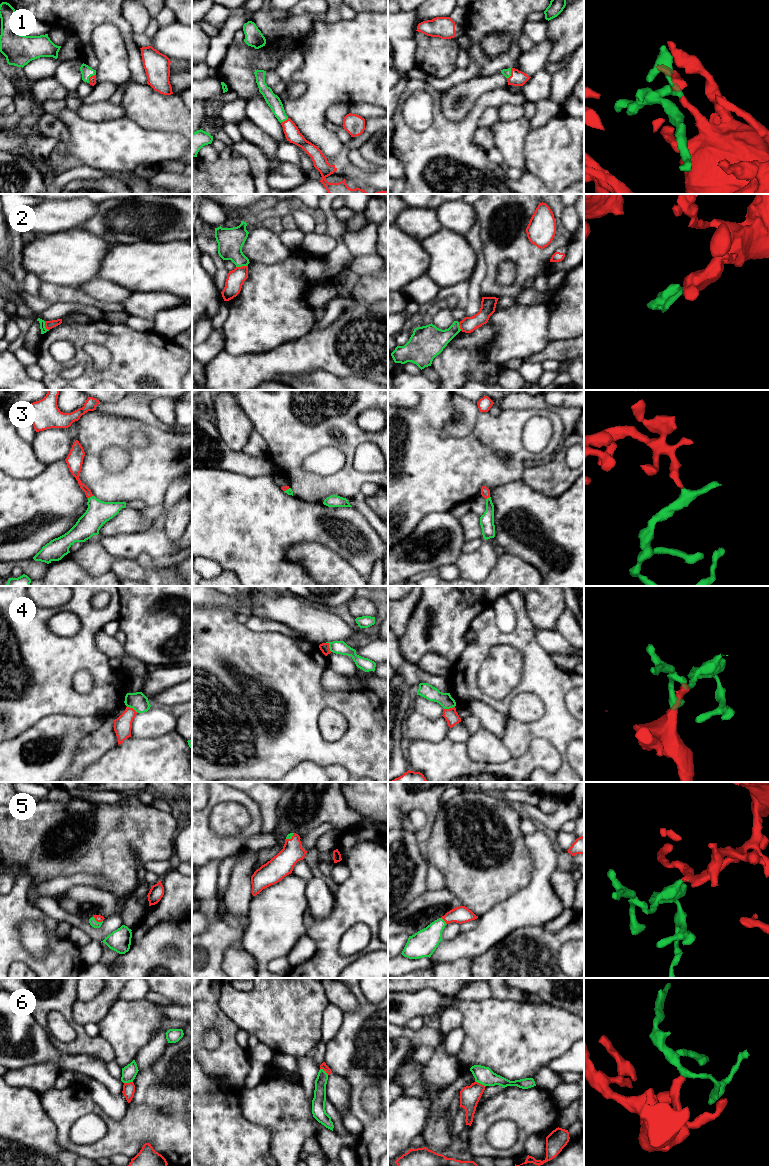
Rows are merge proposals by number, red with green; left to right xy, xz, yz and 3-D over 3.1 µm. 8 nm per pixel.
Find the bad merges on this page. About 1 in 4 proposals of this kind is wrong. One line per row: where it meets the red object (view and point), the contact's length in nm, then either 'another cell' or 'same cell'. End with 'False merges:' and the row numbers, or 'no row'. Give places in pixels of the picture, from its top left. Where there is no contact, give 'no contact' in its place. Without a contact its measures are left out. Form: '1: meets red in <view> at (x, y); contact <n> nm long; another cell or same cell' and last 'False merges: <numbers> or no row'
1: meets red in xy at (90, 77); contact 90 nm long; same cell
2: meets red in xz at (241, 267); contact 100 nm long; another cell
3: meets red in xy at (90, 496); contact 50 nm long; same cell
4: meets red in xz at (328, 647); contact 90 nm long; another cell
5: meets red in yz at (444, 920); contact 80 nm long; same cell
6: meets red in yz at (479, 1083); contact 100 nm long; another cell
False merges: 2, 4, 6

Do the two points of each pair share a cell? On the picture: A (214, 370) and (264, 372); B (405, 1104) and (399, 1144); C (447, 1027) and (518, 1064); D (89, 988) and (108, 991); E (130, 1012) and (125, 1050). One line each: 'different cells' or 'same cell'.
A: same cell
B: same cell
C: different cells
D: different cells
E: same cell

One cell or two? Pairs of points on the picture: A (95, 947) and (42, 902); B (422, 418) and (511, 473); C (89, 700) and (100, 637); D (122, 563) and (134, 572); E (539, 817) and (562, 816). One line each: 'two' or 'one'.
A: two
B: one
C: two
D: one
E: one

